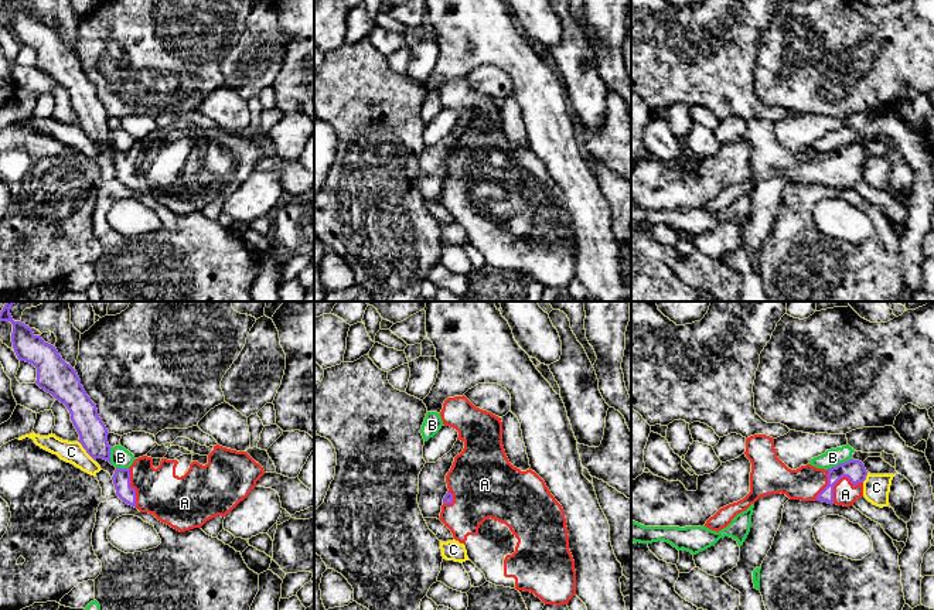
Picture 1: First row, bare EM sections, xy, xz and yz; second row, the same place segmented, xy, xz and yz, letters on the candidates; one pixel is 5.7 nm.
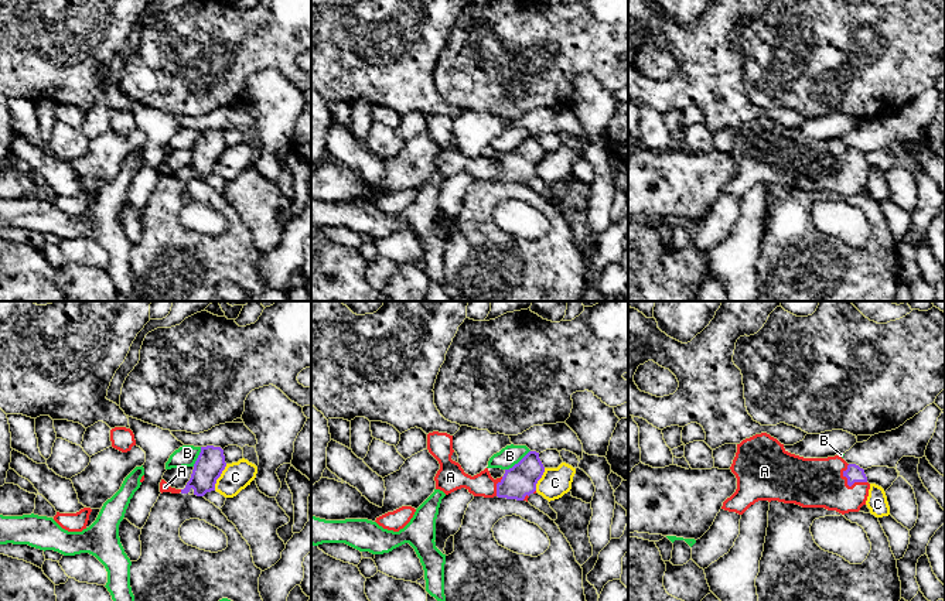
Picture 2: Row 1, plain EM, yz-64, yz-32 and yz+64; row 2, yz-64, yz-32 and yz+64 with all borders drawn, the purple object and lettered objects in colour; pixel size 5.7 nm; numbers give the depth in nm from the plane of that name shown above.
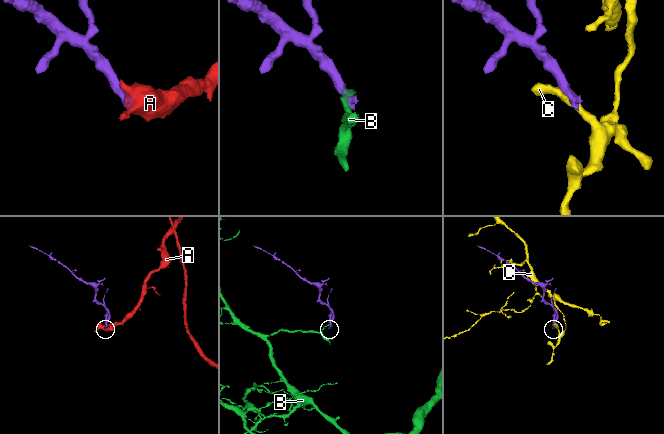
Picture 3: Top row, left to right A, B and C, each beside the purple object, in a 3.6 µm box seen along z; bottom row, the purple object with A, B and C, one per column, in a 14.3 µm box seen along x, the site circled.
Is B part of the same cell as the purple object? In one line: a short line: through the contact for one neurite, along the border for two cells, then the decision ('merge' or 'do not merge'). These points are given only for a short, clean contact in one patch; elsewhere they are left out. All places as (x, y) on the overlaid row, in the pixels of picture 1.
yz (851, 459), (827, 469) | do not merge

